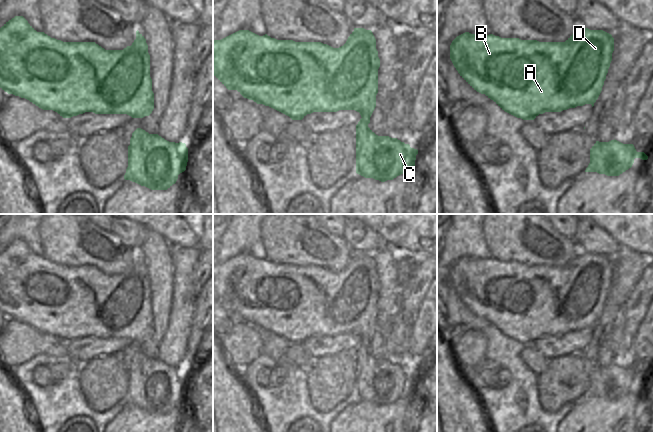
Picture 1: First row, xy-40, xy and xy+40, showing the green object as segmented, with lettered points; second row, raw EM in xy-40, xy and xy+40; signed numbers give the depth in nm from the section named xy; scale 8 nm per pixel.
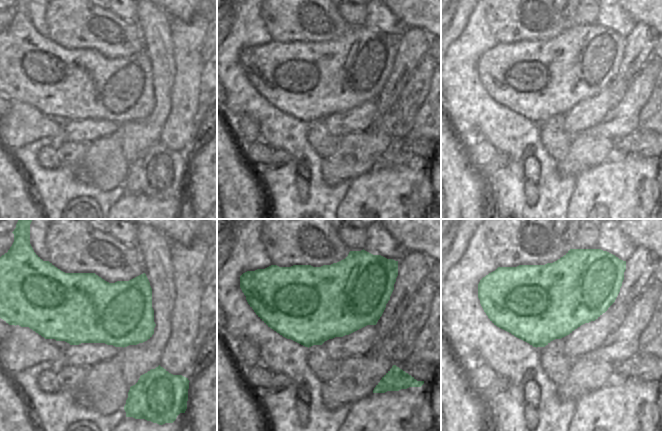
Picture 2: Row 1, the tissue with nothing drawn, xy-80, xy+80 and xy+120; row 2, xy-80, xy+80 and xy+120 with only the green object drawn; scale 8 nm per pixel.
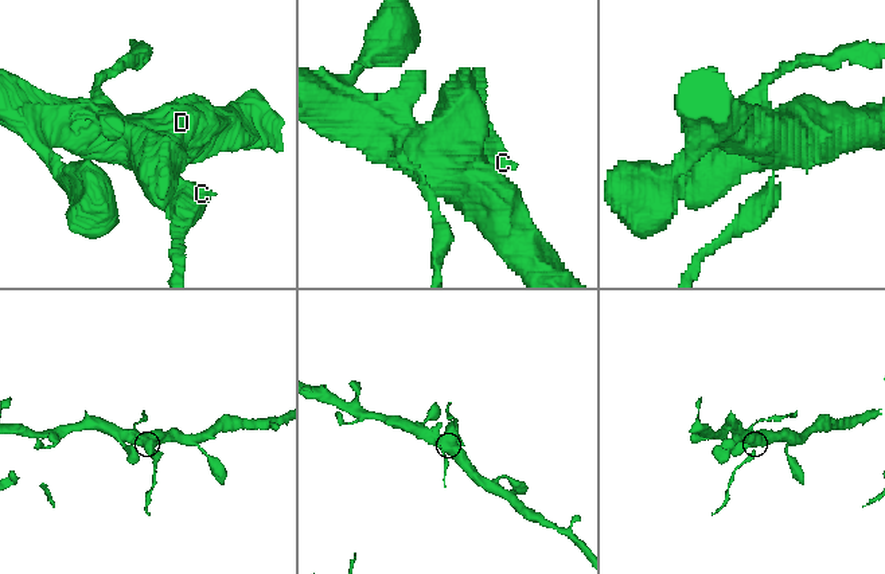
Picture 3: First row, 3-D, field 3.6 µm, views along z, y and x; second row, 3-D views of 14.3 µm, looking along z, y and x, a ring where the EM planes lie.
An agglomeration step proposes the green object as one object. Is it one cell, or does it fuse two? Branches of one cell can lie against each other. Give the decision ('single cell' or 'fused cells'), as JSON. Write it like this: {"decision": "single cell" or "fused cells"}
{"decision": "fused cells"}

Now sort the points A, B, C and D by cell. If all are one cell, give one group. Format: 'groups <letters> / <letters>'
groups A B D / C

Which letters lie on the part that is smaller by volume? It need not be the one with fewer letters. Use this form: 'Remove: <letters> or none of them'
Remove: C.

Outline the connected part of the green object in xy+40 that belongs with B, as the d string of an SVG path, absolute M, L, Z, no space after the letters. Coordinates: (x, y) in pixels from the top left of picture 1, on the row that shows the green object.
M578 27L578 31L572 34L565 42L539 42L537 40L521 40L519 38L501 38L493 34L487 36L483 34L471 34L465 32L457 36L450 45L450 59L460 74L460 76L477 92L485 94L493 100L505 112L523 120L534 120L539 114L545 112L561 112L569 108L591 104L592 107L598 99L610 63L612 61L612 53L614 51L614 38L611 34L603 30L590 30L588 28Z

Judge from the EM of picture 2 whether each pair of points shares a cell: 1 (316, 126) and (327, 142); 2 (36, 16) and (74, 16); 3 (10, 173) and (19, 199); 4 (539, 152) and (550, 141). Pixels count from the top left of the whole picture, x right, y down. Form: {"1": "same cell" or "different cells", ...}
{"1": "same cell", "2": "different cells", "3": "same cell", "4": "different cells"}

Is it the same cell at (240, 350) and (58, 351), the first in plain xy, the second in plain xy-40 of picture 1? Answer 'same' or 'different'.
same

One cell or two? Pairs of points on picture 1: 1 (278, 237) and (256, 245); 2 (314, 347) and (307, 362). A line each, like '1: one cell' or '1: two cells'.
1: two cells
2: two cells

